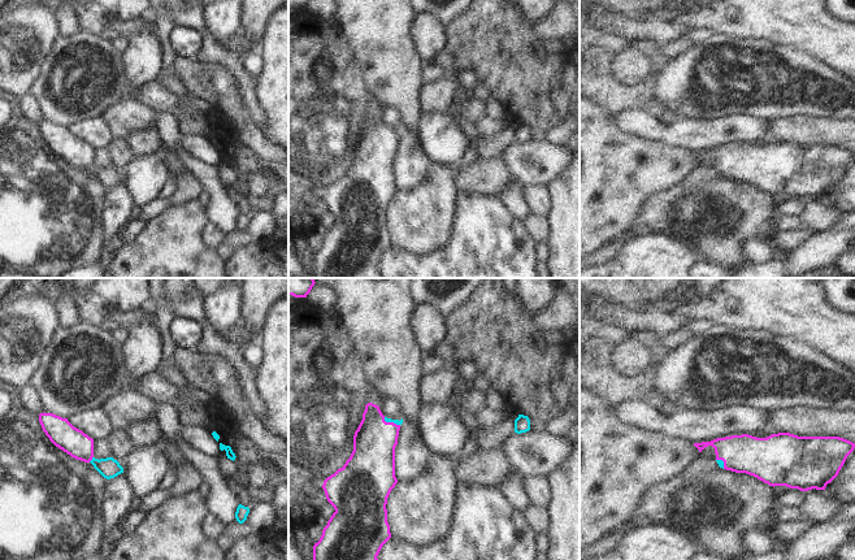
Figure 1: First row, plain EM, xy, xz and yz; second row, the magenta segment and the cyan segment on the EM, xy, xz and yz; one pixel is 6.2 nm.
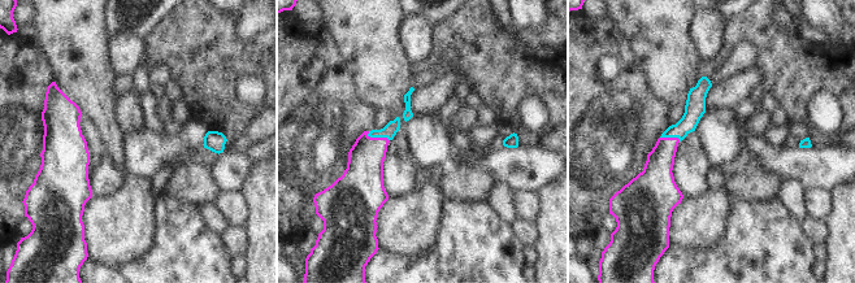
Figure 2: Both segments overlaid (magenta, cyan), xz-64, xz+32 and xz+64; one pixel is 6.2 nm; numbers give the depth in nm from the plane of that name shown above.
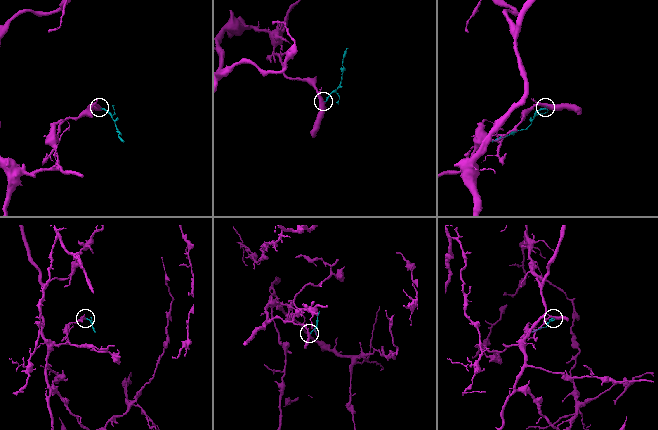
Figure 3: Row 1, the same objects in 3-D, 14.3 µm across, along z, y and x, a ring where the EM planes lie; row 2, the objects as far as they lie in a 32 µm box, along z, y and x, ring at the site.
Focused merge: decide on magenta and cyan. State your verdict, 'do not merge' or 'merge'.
merge

